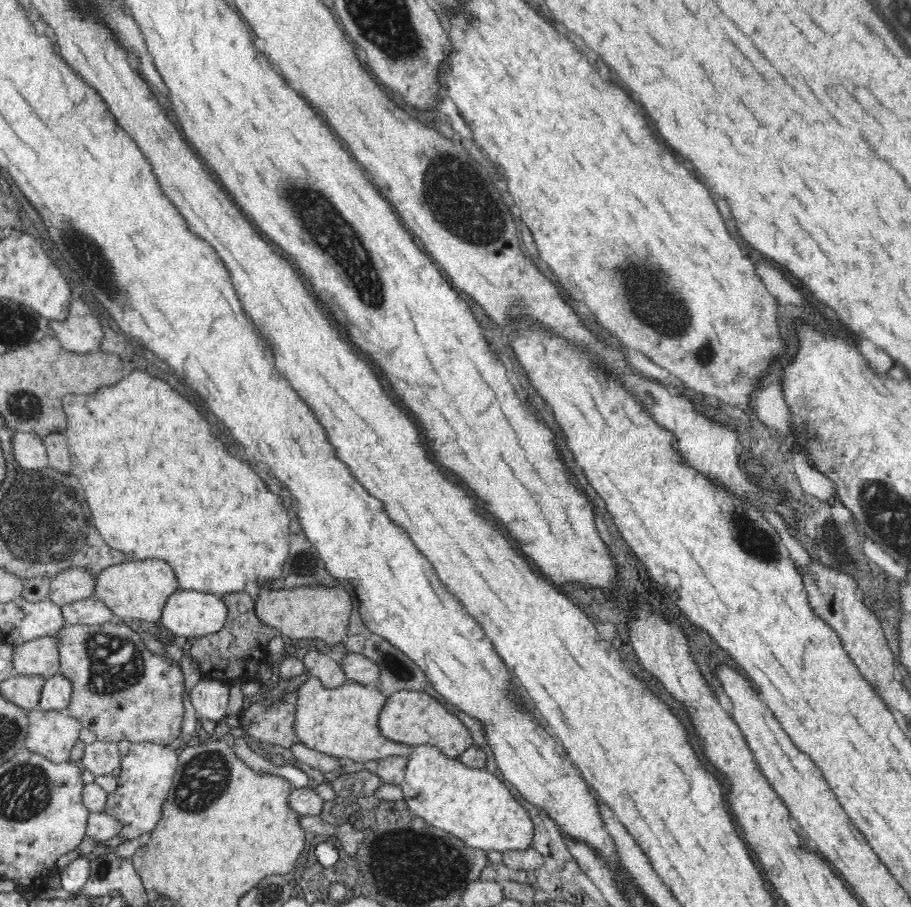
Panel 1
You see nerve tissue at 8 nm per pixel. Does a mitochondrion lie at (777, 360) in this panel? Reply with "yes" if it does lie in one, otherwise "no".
no

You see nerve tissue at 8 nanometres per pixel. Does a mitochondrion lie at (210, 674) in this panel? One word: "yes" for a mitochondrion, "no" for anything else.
no

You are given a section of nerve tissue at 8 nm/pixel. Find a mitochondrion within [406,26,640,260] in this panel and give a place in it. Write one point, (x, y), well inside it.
(458, 194)

